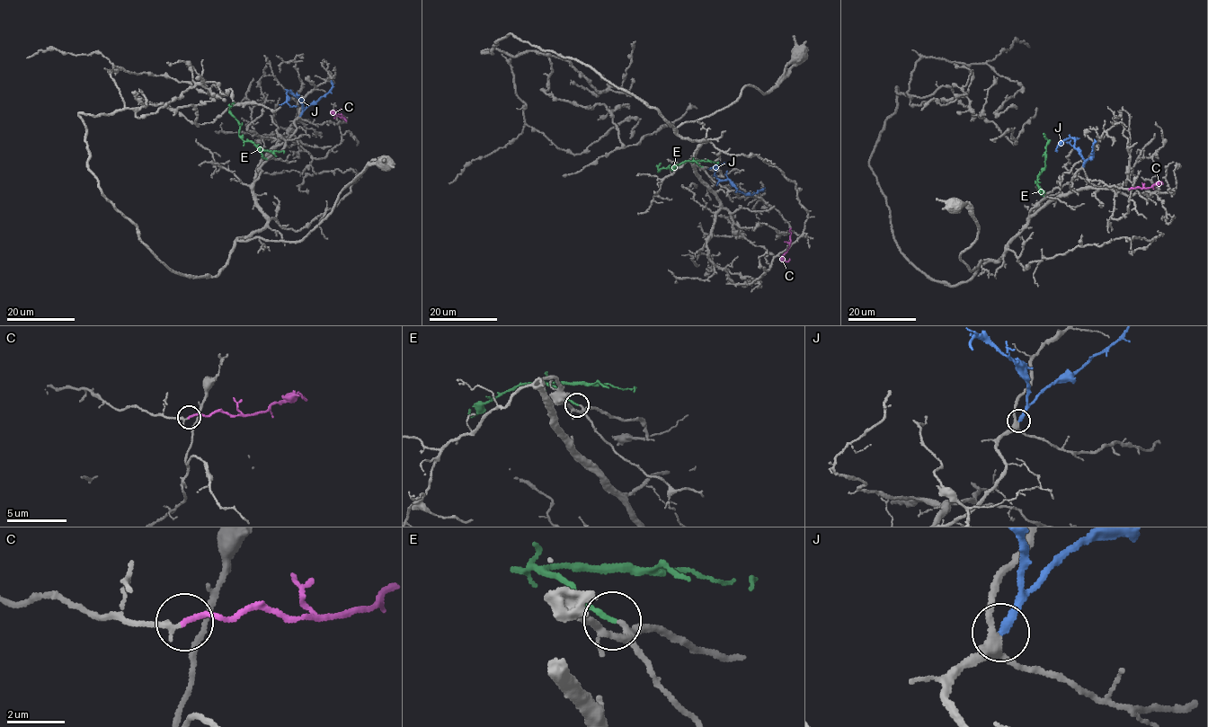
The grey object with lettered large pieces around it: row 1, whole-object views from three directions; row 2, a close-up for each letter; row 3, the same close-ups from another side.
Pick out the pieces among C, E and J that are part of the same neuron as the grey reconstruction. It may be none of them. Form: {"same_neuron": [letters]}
{"same_neuron": ["C", "E"]}

